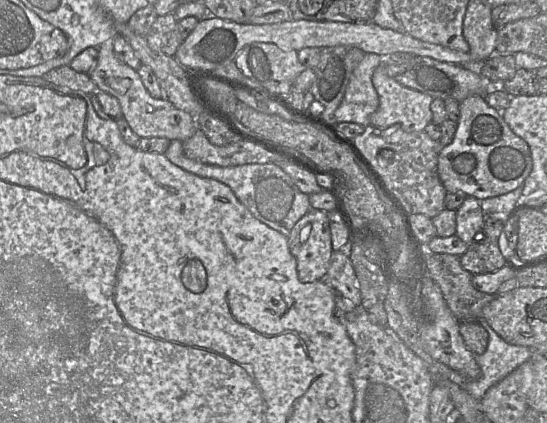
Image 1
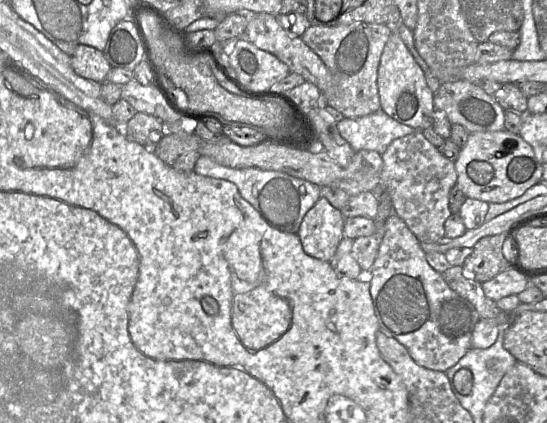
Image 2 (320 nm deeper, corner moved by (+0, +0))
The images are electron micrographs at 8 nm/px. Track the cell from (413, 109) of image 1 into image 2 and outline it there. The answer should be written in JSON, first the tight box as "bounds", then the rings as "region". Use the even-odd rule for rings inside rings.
{"bounds":[377,28,434,131],"region":[[[394,28],[384,46],[378,68],[377,86],[381,108],[401,124],[422,131],[432,128],[434,123],[434,93],[428,87],[424,71],[416,63],[412,54]]]}

